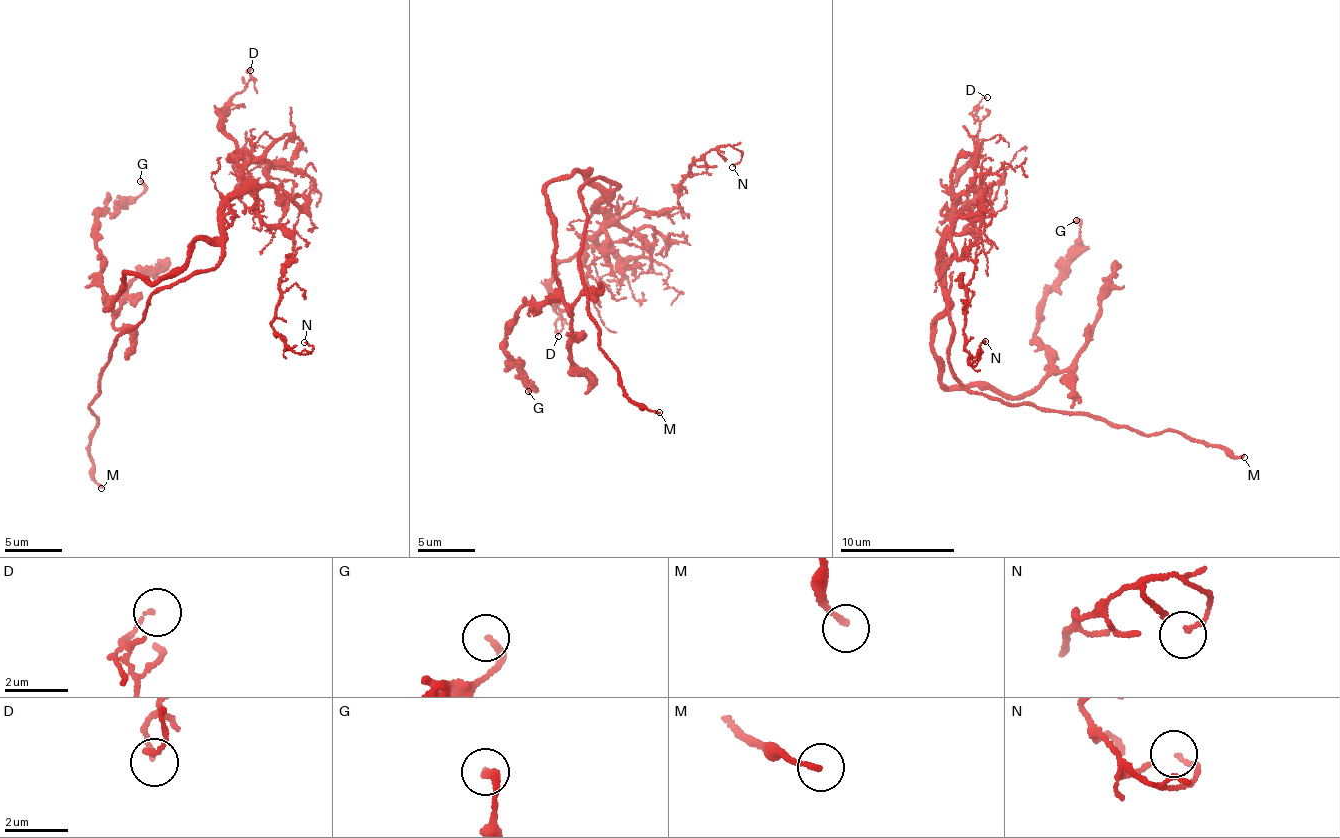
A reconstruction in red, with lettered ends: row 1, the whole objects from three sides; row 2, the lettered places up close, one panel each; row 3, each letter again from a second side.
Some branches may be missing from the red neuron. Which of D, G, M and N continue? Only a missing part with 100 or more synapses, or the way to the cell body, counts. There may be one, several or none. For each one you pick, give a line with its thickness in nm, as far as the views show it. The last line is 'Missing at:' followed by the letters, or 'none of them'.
M: calibre 170 nm
Missing at: M

